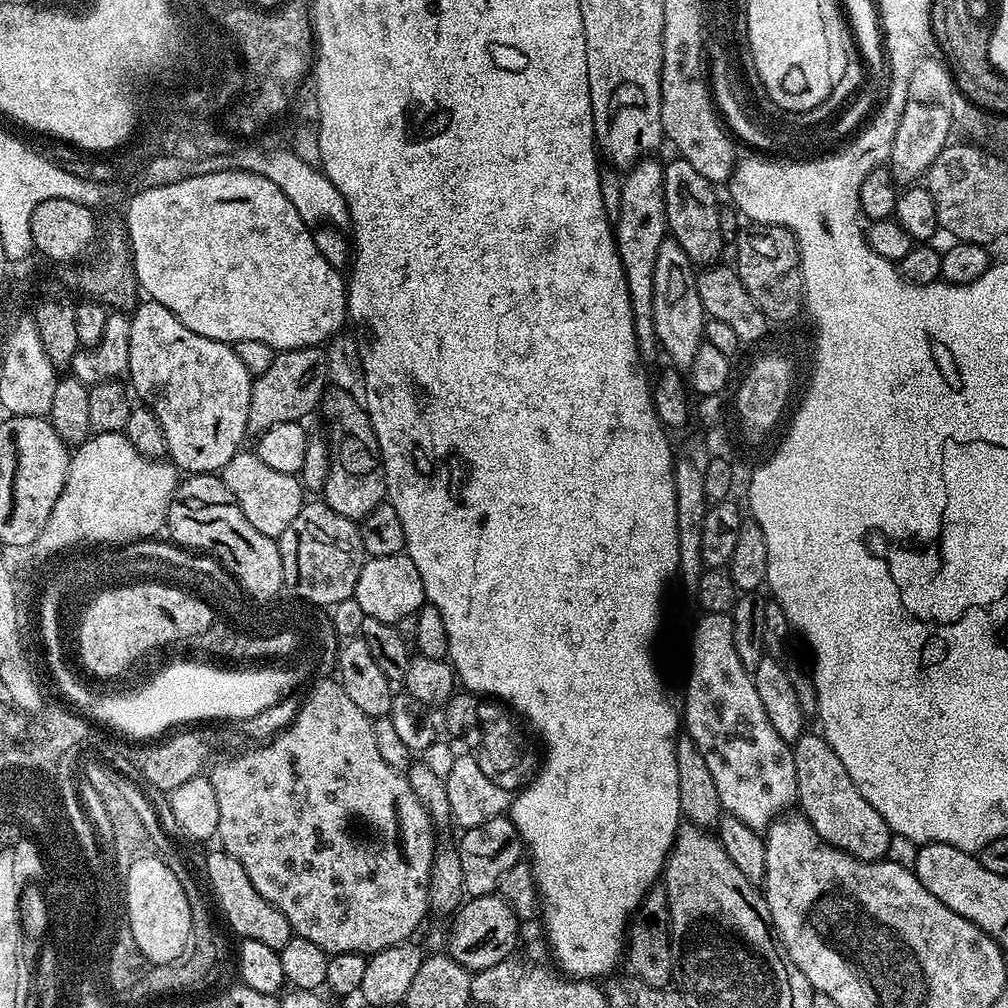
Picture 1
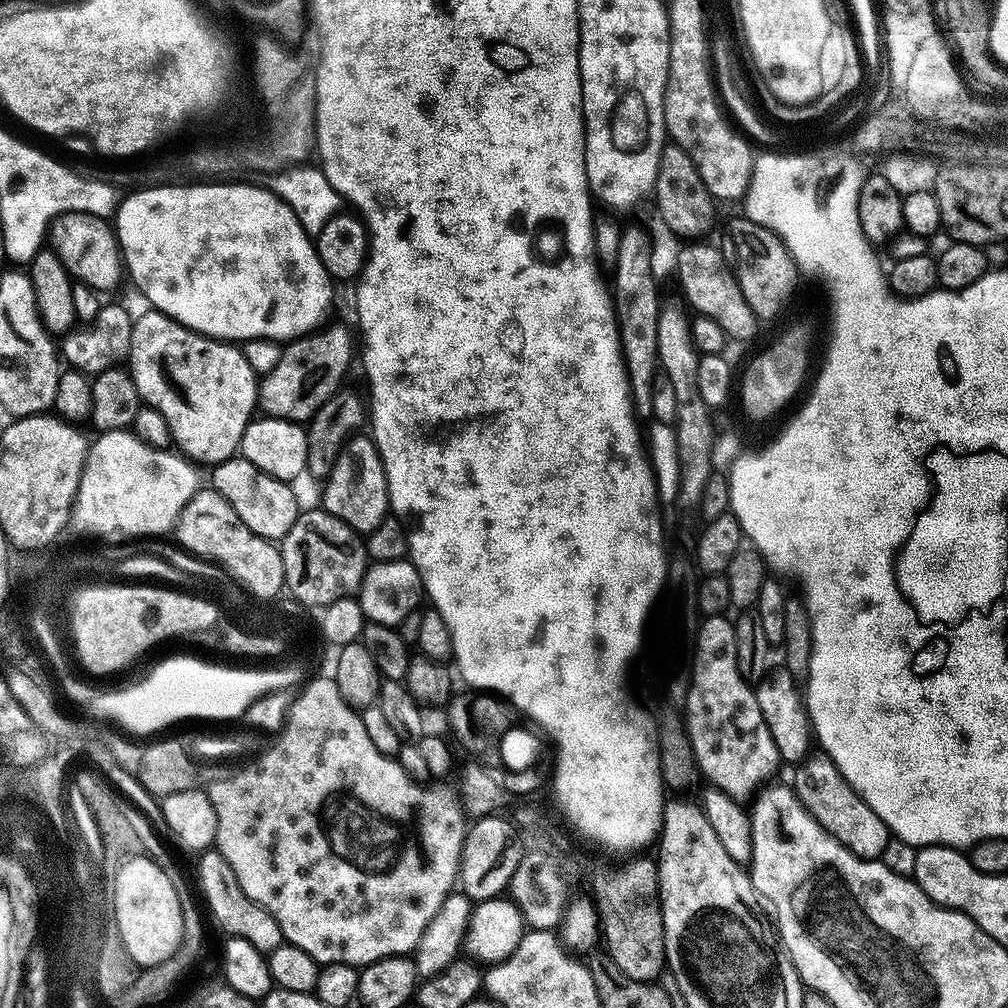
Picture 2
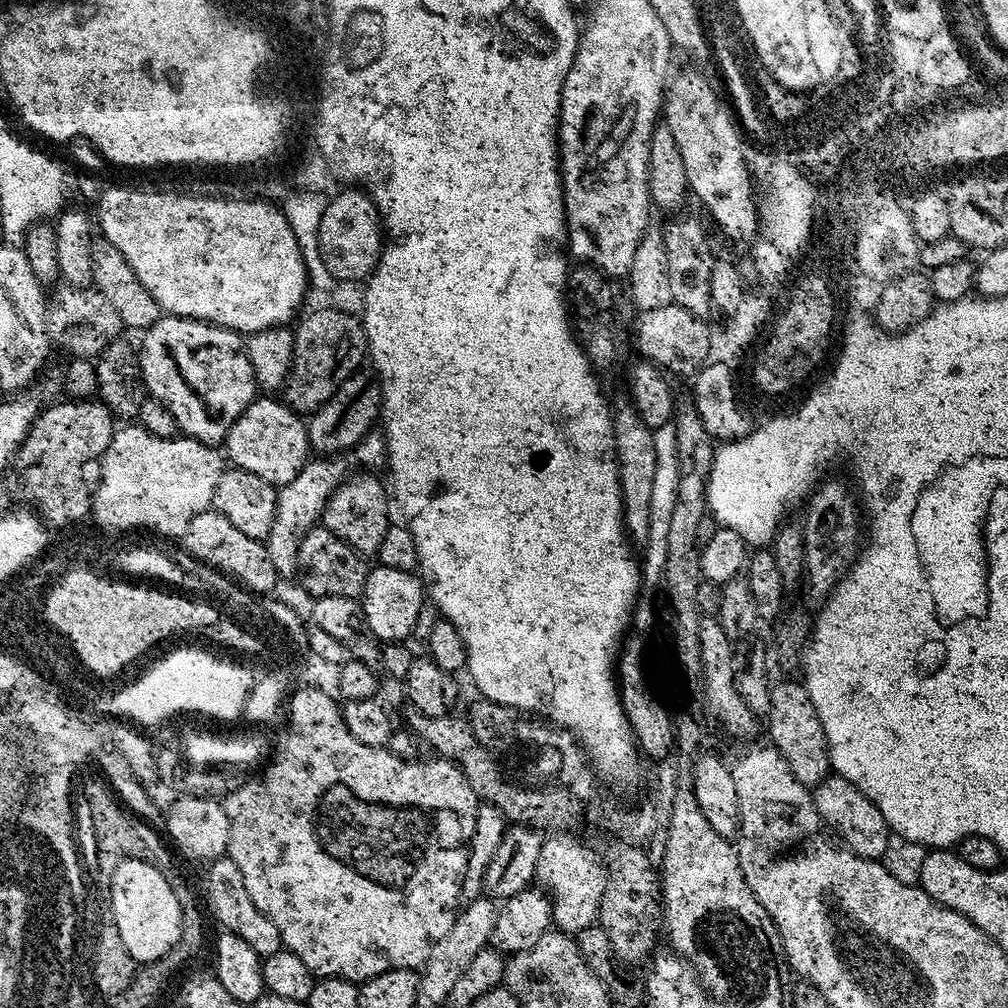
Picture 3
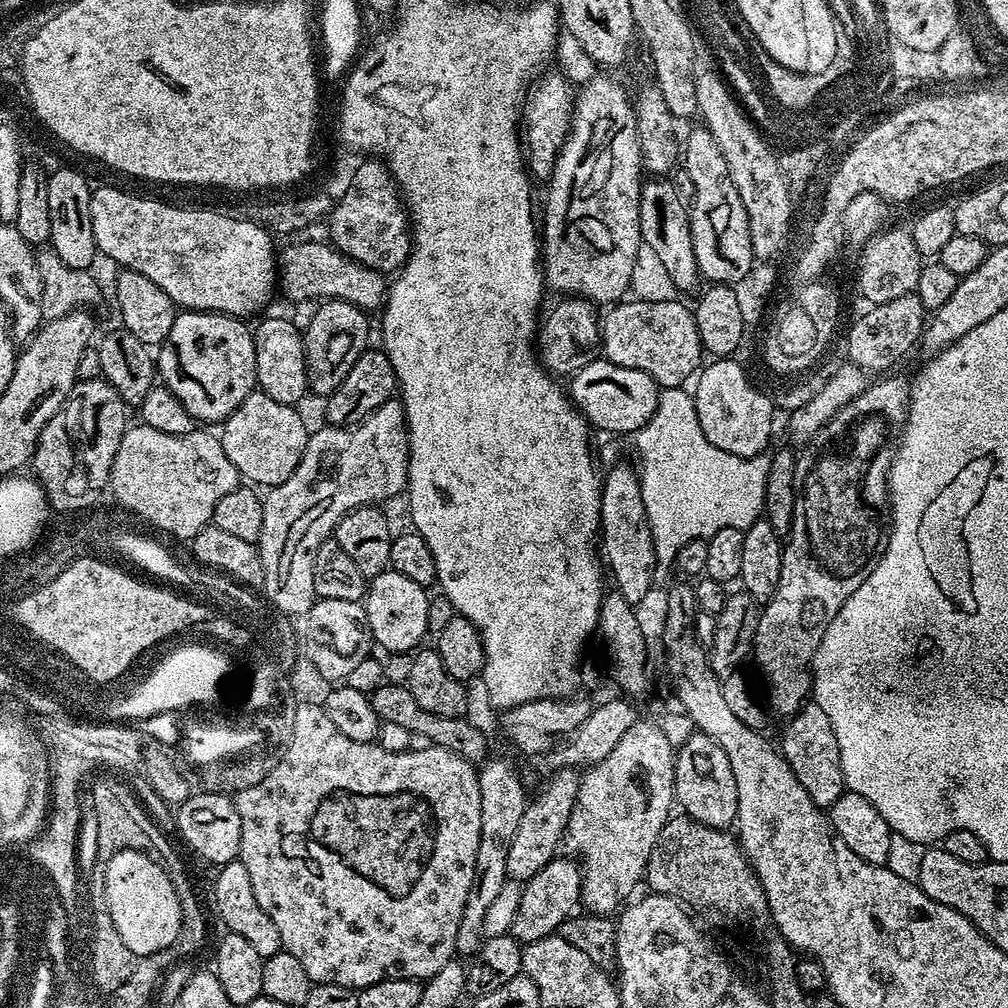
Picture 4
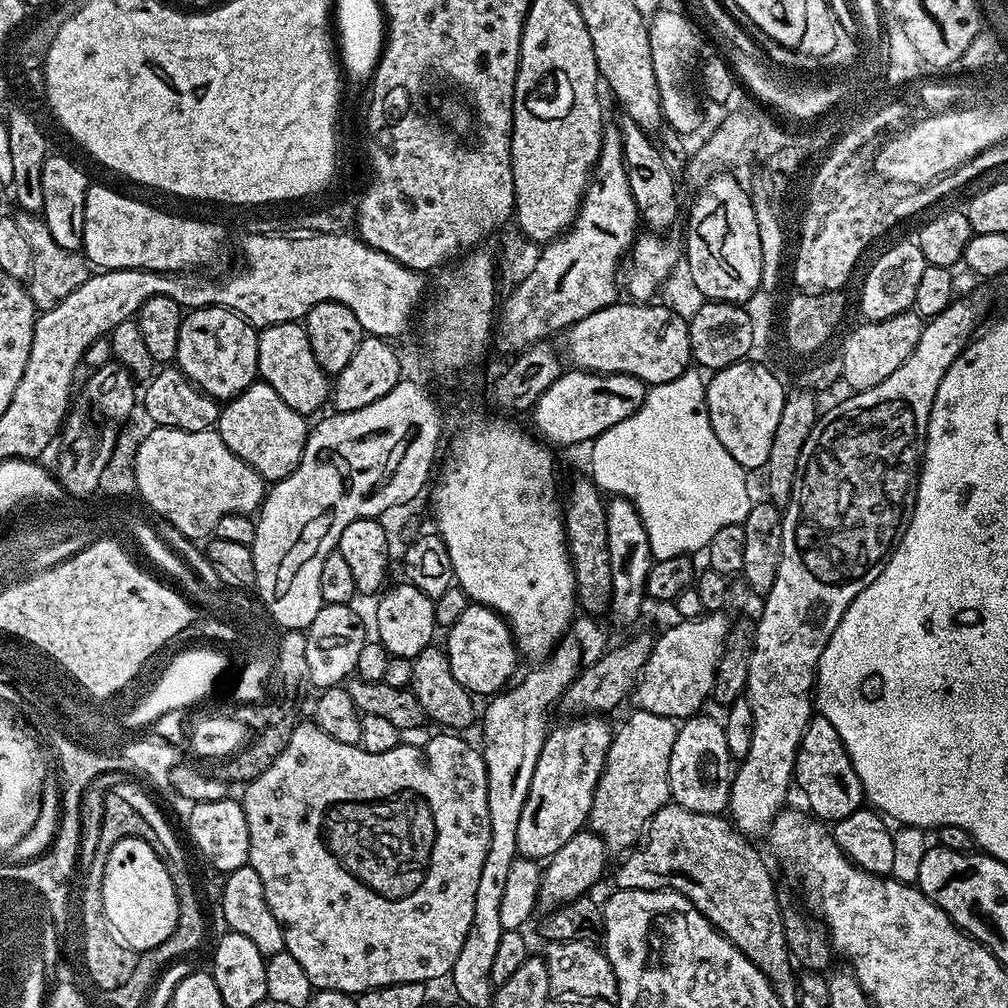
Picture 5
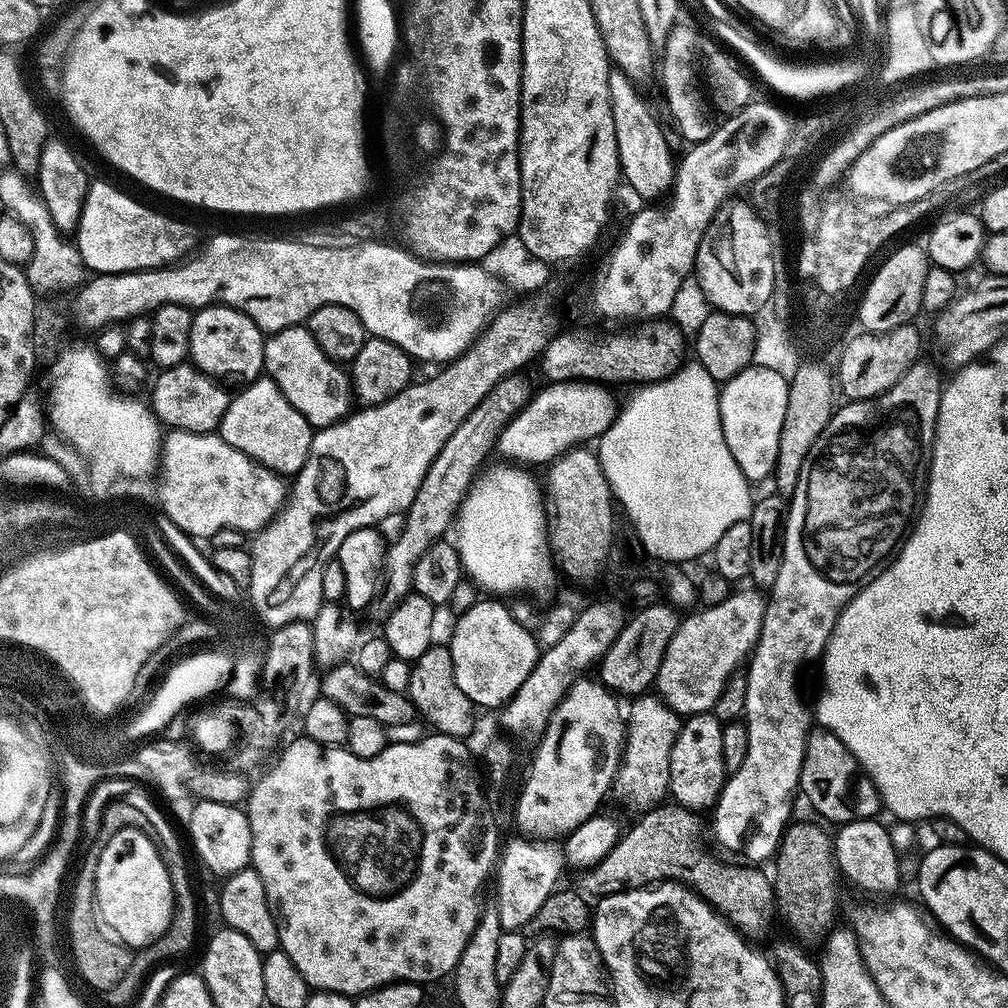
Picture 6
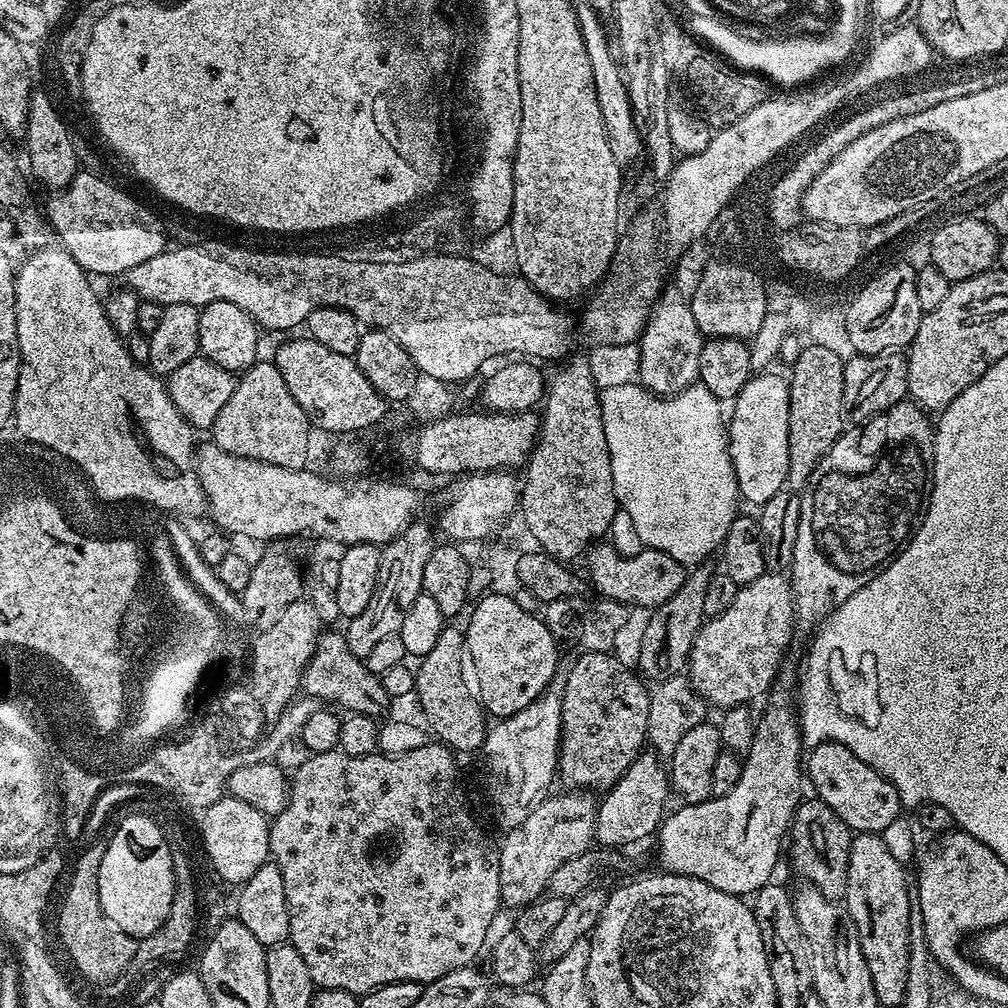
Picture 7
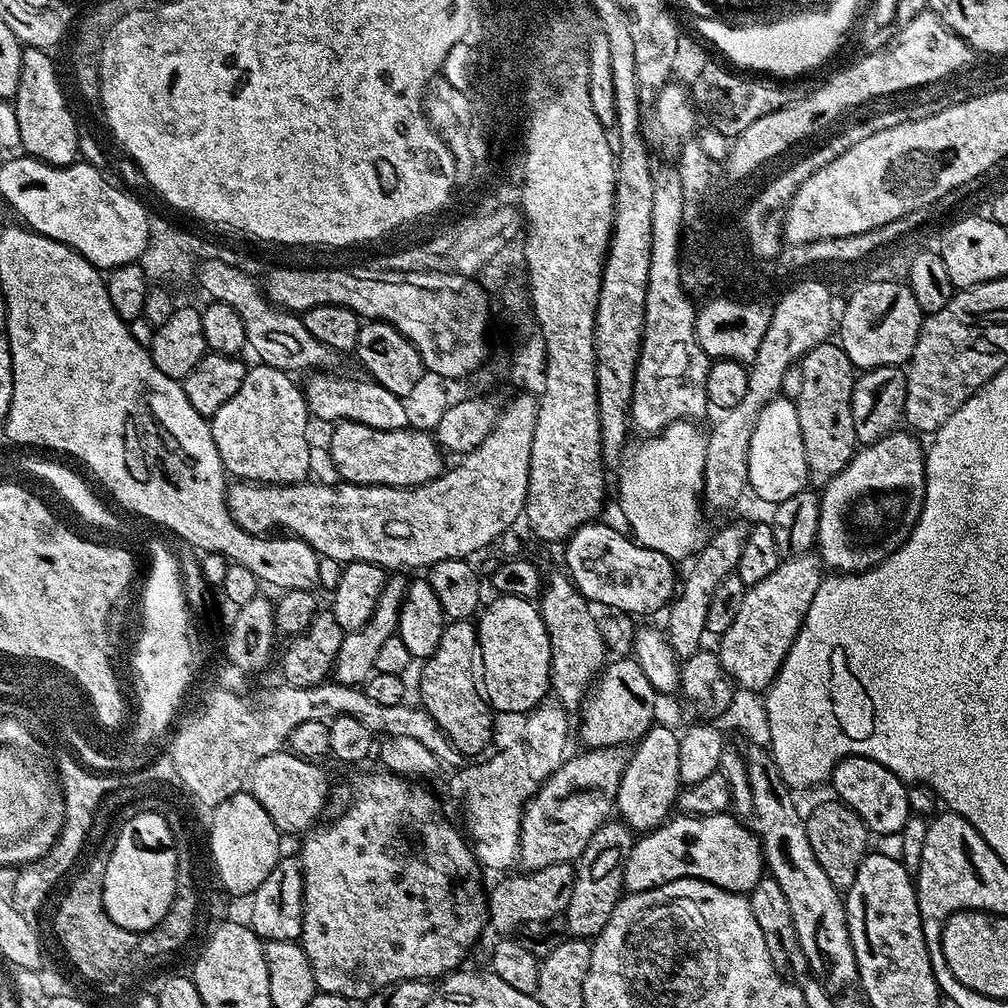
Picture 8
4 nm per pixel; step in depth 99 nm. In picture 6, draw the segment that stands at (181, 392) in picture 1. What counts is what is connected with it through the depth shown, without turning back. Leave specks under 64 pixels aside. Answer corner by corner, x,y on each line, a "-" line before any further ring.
213,304
199,309
193,315
188,354
191,363
202,369
207,376
241,376
241,381
251,382
261,379
264,372
265,339
265,333
246,314
224,304

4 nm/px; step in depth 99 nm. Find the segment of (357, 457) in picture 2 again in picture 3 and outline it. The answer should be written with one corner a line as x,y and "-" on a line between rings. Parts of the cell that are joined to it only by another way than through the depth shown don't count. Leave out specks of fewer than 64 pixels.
360,474
364,476
349,475
344,483
337,488
336,493
328,499
328,505
324,508
322,527
330,530
330,534
338,534
365,558
375,557
382,546
382,538
386,538
386,530
390,523
388,517
388,500
390,504
390,492
379,480
376,474

